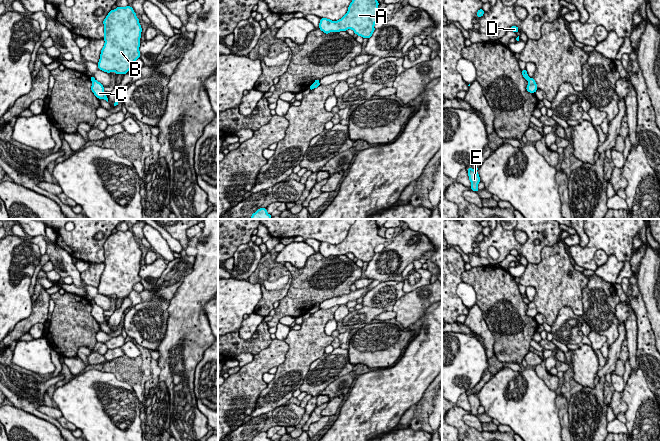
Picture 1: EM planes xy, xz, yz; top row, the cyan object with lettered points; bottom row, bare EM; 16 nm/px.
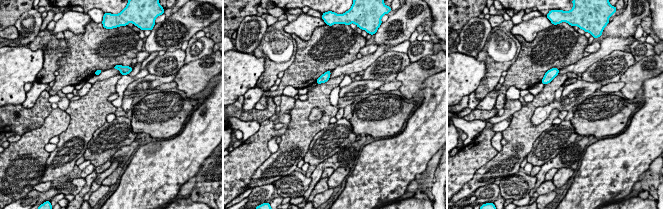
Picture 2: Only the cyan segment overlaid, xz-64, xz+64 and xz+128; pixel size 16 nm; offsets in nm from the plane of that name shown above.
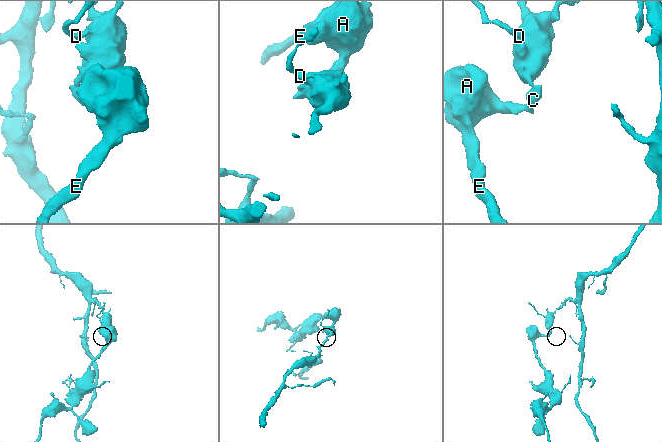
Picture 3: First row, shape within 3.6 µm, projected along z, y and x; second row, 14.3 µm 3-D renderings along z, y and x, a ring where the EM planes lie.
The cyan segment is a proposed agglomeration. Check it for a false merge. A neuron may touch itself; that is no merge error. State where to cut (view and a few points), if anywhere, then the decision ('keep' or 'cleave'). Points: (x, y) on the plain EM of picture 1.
cut in xz along (318, 304), (315, 306); cleave

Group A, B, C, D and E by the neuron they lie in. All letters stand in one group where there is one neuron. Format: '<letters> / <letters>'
A C E / B D

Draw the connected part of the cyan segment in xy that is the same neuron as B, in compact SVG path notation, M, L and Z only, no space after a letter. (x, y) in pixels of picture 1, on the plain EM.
M129 229L111 234L103 245L105 268L101 274L98 293L117 299L126 298L140 282L142 252Z

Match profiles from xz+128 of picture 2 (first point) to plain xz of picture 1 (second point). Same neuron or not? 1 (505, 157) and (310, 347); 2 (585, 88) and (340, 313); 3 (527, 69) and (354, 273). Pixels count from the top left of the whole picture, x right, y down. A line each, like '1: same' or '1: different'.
1: same
2: different
3: same

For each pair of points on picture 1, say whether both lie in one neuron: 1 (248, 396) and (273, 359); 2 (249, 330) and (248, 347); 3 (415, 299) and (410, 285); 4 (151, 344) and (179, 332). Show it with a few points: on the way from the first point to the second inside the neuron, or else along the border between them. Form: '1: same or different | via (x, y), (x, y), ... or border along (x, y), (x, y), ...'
1: same | via (248, 386), (248, 380), (263, 365)
2: different | border along (238, 331), (238, 335), (241, 338), (251, 338)
3: different | border along (431, 283), (421, 285), (406, 293)
4: different | border along (167, 317), (167, 328), (157, 350)

